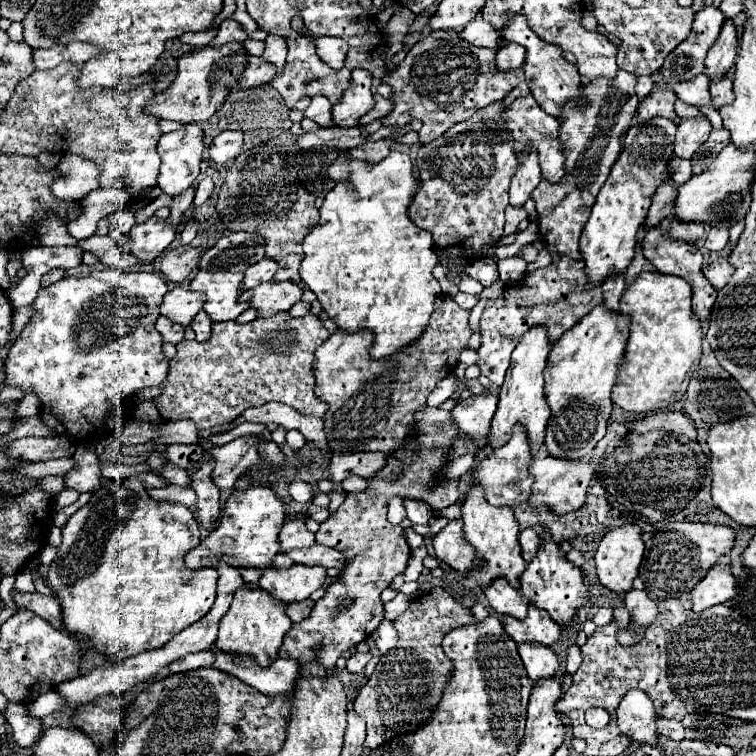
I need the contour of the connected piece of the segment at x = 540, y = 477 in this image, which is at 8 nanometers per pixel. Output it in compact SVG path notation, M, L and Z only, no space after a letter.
M549 454L545 458L535 458L531 462L531 468L529 468L529 472L535 476L529 504L531 506L547 506L557 514L567 514L571 510L577 510L579 506L583 506L587 486L589 486L591 478L595 478L599 468L601 468L601 460L599 462L593 462L593 460L589 460L589 462L559 460L557 456L549 456Z

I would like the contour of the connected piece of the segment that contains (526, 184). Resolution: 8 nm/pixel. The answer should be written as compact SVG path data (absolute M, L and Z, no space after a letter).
M525 148L525 152L521 154L519 168L511 178L509 204L523 206L539 182L541 182L541 168L539 168L537 152L533 148Z

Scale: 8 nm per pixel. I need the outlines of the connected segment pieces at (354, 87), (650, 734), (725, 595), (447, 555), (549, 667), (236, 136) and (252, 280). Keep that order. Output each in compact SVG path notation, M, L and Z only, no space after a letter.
M363 68L351 72L353 84L347 88L343 94L343 100L339 104L333 104L333 120L337 126L357 126L359 118L367 114L373 106L375 100L371 96L371 74Z
M631 690L617 706L617 726L631 740L639 744L657 744L655 708L643 690Z
M715 564L715 568L707 570L707 576L695 584L691 590L693 612L703 612L709 606L723 604L737 594L737 582L731 574L729 566Z
M451 520L441 532L433 538L435 556L441 558L445 564L449 564L453 570L467 572L477 562L475 548L467 542L463 534L463 522Z
M519 644L517 650L531 680L547 678L557 672L557 656L549 648L543 648L543 644Z
M233 130L221 132L209 146L209 158L215 164L225 164L241 154L241 146L243 146L243 132Z
M265 256L263 260L259 260L257 264L253 264L251 268L247 268L245 272L245 280L243 280L243 290L249 290L261 282L267 282L275 276L279 264L275 262L275 258L269 258Z

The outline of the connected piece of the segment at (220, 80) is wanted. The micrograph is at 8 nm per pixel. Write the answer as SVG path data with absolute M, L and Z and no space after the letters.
M227 42L221 46L201 46L189 54L177 58L177 78L173 84L161 92L159 102L151 102L147 112L157 118L175 120L181 124L187 122L205 122L211 120L225 104L229 92L237 86L243 68L247 68L249 52L241 42Z

